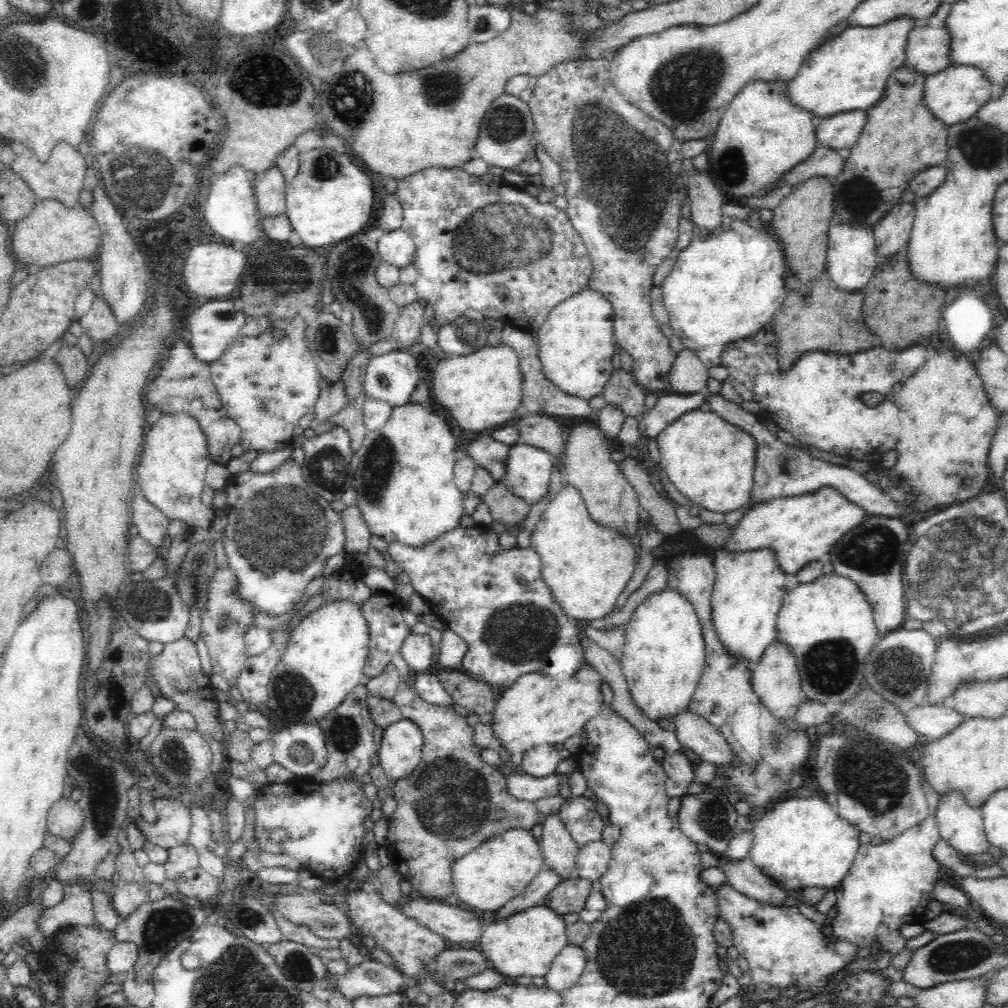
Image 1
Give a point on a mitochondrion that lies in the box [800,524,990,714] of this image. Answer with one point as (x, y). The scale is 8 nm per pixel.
(899, 672)

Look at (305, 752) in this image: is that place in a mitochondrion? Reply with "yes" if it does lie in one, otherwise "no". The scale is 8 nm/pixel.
yes

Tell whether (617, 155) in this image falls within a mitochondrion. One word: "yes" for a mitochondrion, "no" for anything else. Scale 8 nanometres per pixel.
yes

